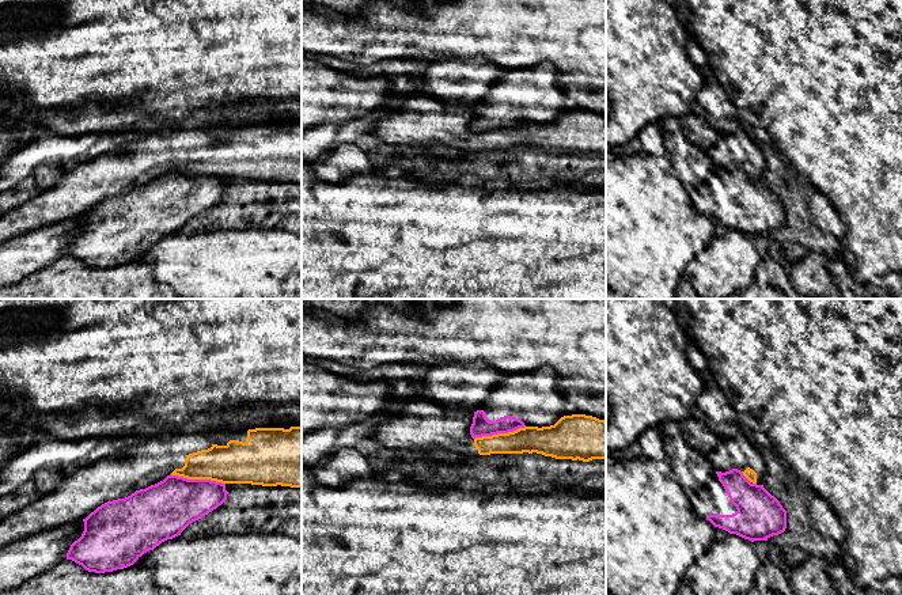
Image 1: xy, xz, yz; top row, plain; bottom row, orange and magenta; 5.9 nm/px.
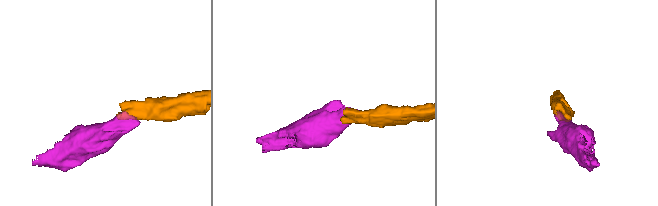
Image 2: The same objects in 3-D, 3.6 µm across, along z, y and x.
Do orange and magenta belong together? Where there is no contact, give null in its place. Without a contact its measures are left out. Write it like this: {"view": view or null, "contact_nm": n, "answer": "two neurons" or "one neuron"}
{"view": "xy", "contact_nm": 340, "answer": "two neurons"}

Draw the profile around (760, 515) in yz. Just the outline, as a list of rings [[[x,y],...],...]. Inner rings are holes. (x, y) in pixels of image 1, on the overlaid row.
[[[740,470],[716,471],[689,501],[698,518],[751,542],[768,541],[787,528],[787,511],[763,485],[751,484]]]

